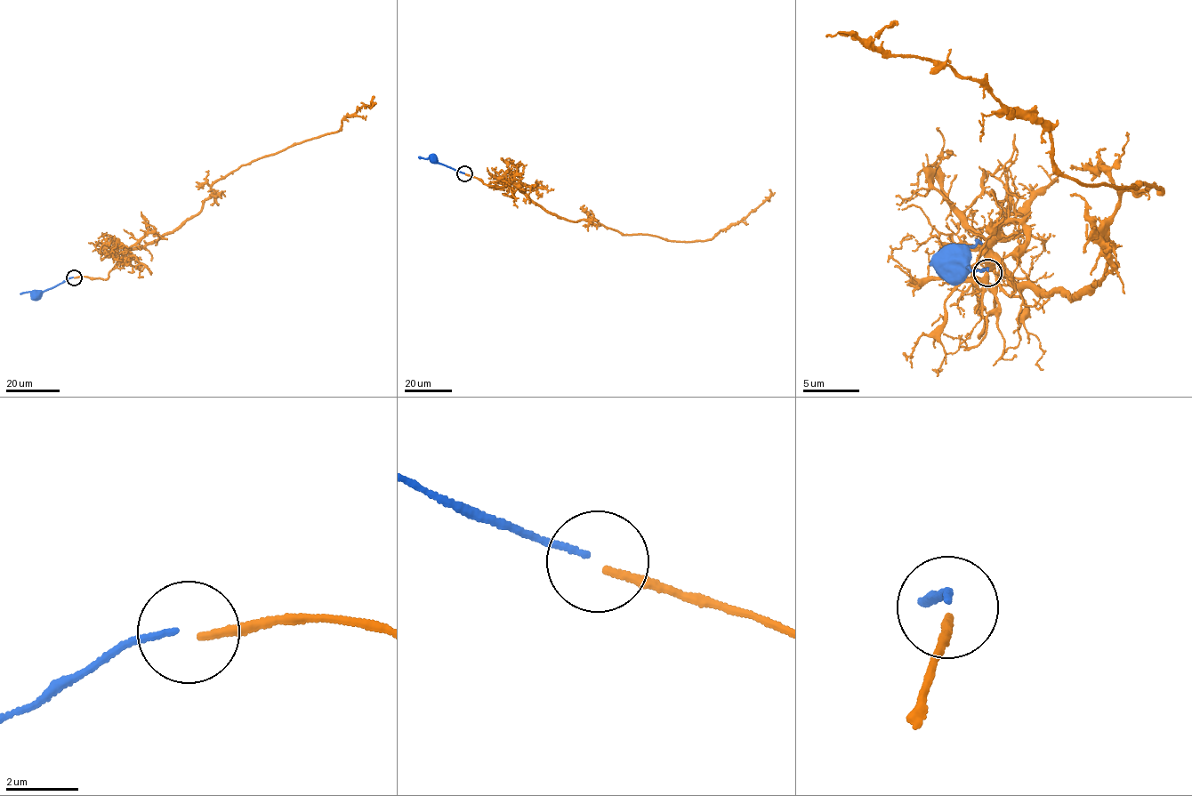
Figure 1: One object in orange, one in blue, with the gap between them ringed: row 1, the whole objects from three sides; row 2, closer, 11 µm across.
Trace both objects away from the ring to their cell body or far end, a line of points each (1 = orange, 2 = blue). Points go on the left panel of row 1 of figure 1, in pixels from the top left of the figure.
1: (75, 277), (105, 279), (130, 249), (195, 215), (212, 186), (232, 172), (334, 132), (369, 108)
2: (73, 277), (36, 296)

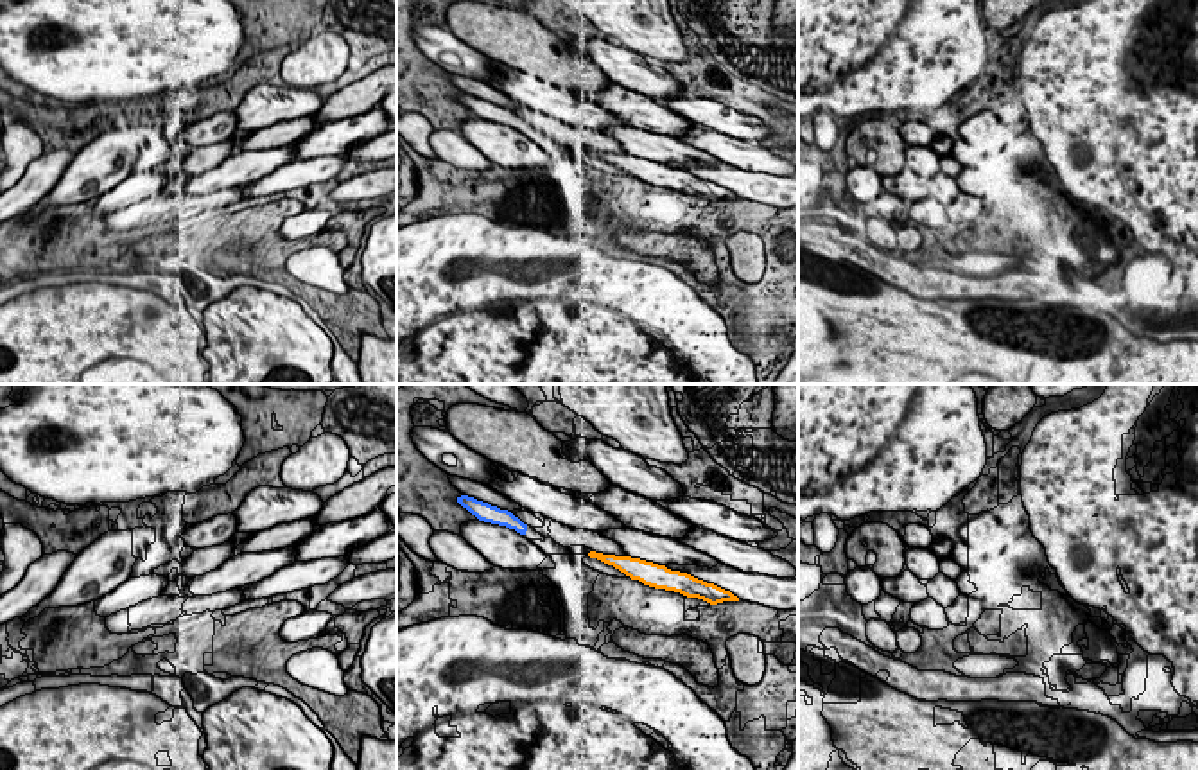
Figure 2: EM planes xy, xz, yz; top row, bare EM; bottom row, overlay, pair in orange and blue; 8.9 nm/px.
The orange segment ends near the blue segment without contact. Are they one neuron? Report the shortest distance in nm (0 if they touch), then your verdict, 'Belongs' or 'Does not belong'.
Distance 600 nm. Does not belong

